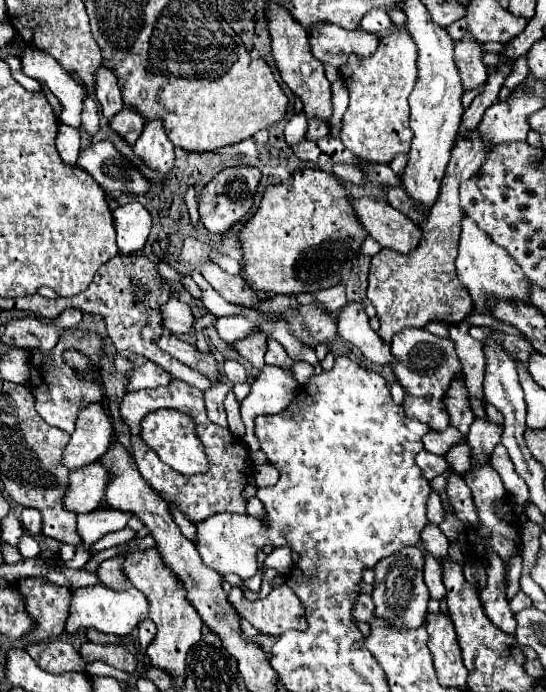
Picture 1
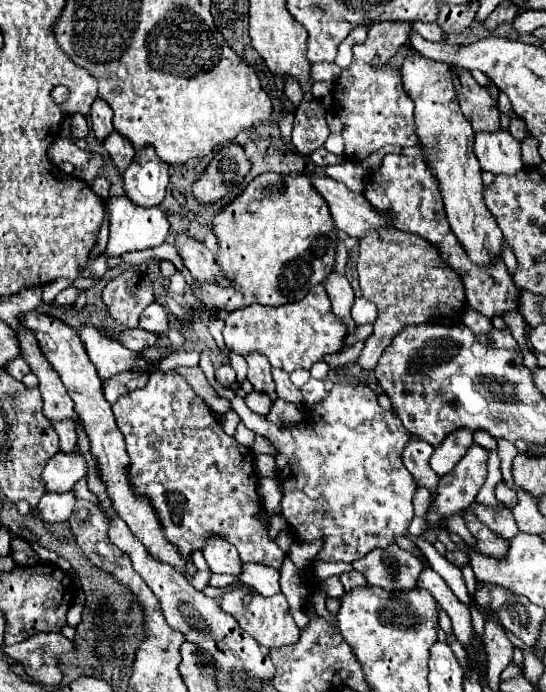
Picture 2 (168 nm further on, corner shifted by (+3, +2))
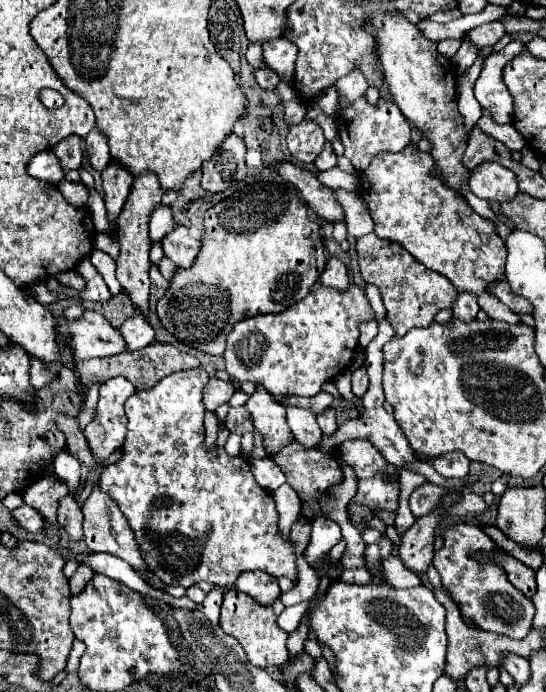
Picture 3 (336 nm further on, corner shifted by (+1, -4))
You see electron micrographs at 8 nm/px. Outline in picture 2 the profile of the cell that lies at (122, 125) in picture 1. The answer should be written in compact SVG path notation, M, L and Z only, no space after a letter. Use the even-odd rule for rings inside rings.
M112 133L106 141L104 141L104 147L106 147L106 151L110 153L110 159L112 159L112 163L116 165L116 169L120 171L120 173L124 173L124 169L132 163L132 159L134 159L134 147L120 135L120 133Z

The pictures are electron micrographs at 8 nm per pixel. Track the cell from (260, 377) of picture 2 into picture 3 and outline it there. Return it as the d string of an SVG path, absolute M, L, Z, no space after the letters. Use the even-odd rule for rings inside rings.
M256 383L256 393L252 393L246 401L246 409L254 419L254 427L264 435L268 455L274 455L292 441L292 431L286 425L284 405L278 403L260 383Z

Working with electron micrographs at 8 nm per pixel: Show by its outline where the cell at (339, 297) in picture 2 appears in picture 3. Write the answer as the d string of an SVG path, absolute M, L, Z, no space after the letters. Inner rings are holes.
M328 259L328 265L320 277L320 283L326 285L326 287L332 287L340 293L348 291L350 287L350 279L348 279L348 273L346 273L346 265L340 261L340 259Z

